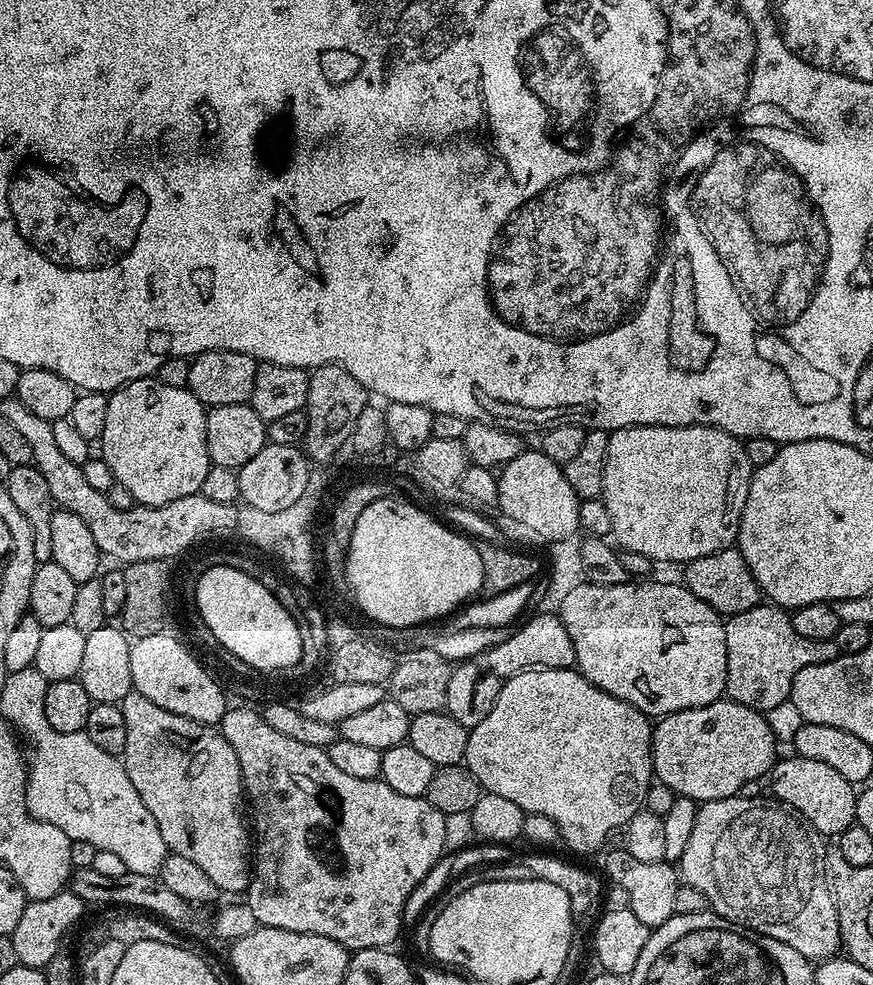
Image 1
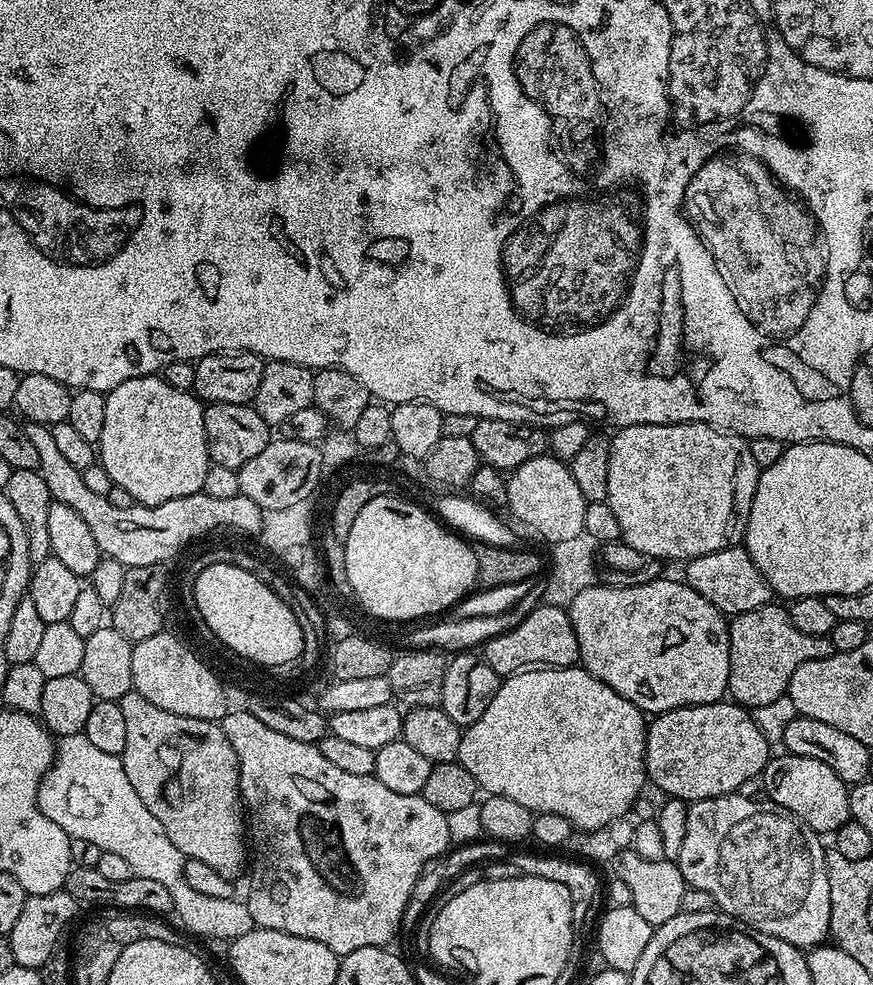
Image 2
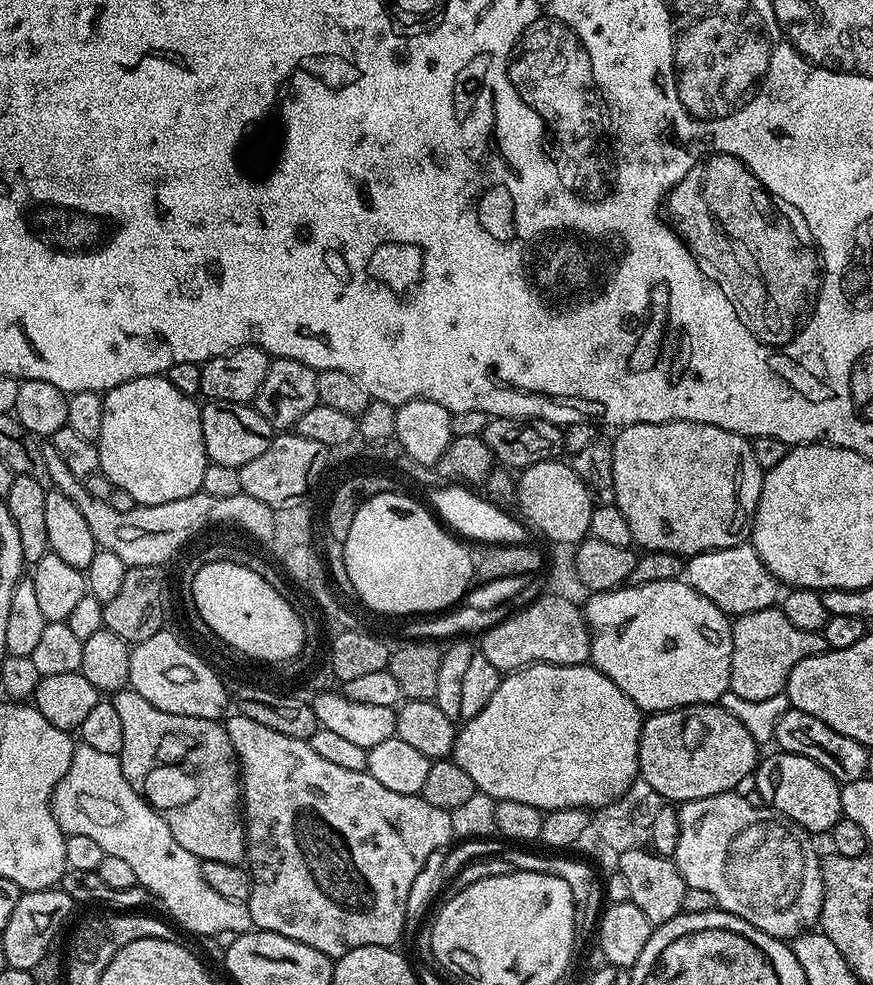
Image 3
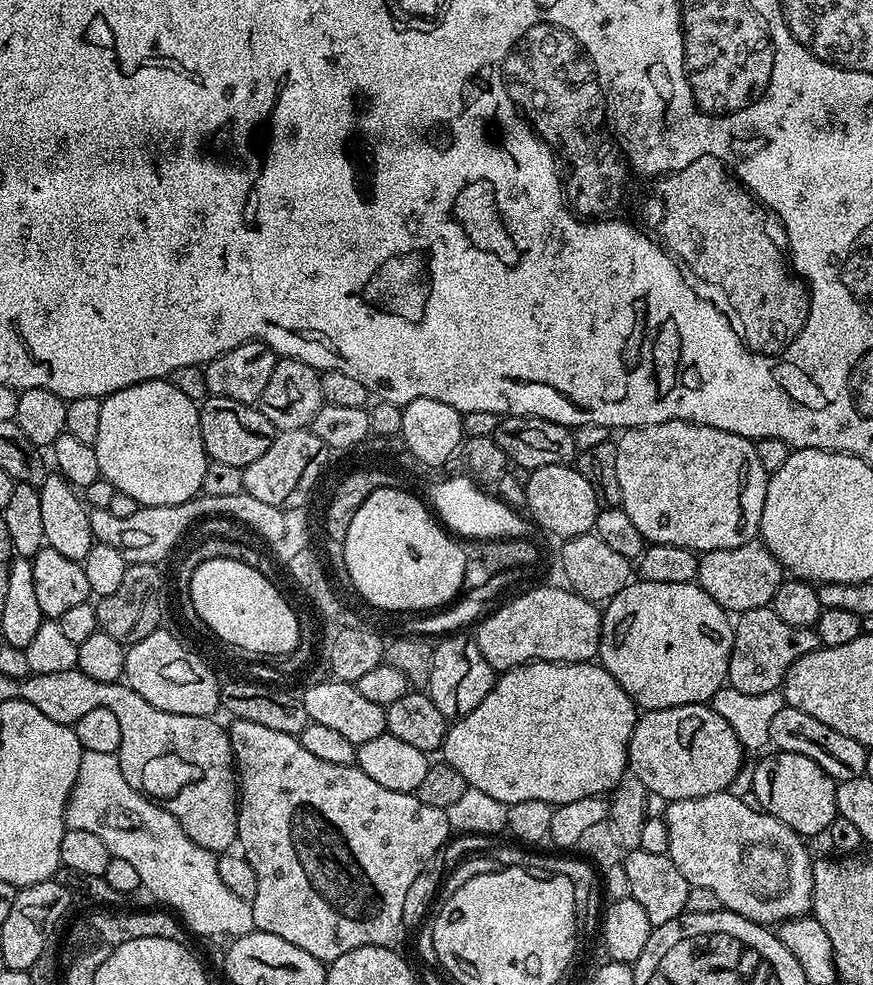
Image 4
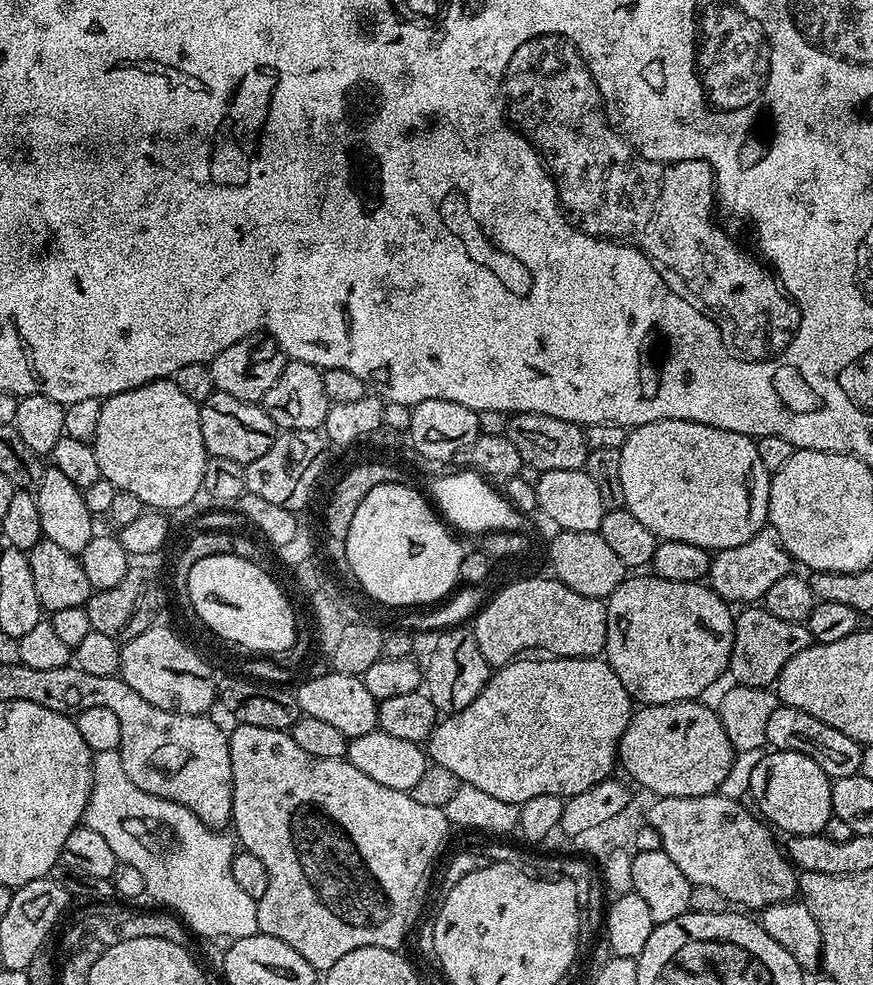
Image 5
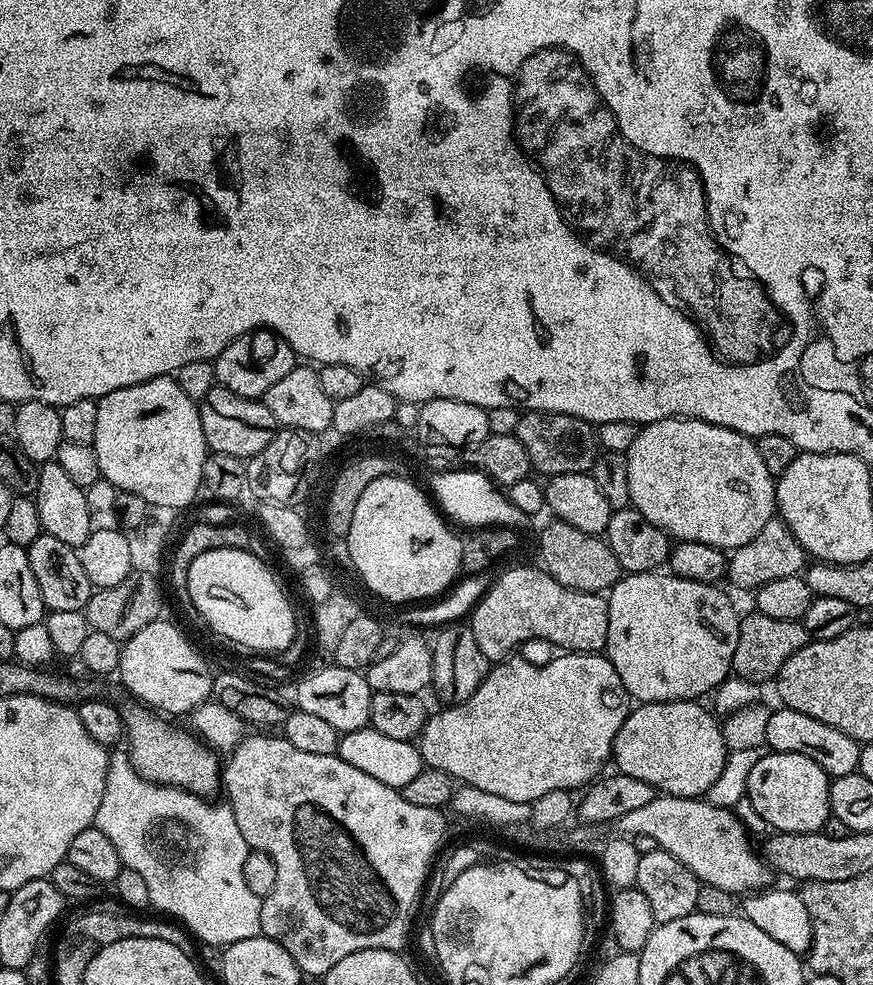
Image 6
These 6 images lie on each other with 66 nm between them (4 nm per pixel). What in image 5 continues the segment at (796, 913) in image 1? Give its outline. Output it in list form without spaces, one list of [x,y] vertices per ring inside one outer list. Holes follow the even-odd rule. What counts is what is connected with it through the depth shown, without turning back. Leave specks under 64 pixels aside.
[[[719,794],[711,796],[661,796],[651,801],[646,812],[646,823],[654,826],[660,835],[660,846],[670,858],[674,858],[678,870],[694,885],[710,886],[722,893],[729,905],[744,910],[763,910],[772,904],[791,900],[798,892],[798,872],[785,849],[776,845],[773,829],[759,815],[747,812],[739,800],[731,800]]]

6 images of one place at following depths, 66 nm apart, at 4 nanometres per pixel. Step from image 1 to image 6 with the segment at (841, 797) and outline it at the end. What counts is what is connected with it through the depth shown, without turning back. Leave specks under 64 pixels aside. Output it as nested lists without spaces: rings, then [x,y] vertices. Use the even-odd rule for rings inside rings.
[[[771,752],[768,757],[762,758],[760,762],[755,763],[754,768],[750,771],[748,790],[746,795],[747,803],[752,803],[752,808],[769,824],[769,829],[777,832],[818,832],[823,829],[824,823],[830,815],[830,790],[828,789],[830,777],[827,772],[814,762],[814,758],[806,758],[806,754],[790,754],[789,752]]]

